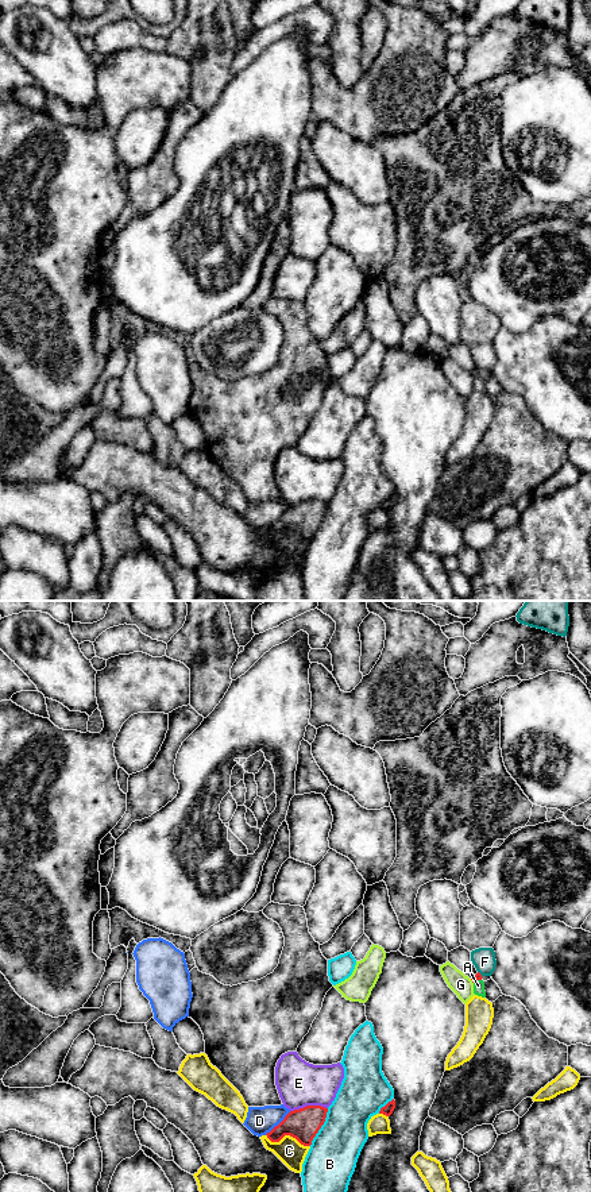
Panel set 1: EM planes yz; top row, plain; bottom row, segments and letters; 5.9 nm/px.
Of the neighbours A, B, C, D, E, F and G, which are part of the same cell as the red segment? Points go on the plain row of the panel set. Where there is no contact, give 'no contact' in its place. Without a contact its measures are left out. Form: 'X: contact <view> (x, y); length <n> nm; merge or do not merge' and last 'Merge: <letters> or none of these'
A: contact yz (476, 375); length 50 nm; merge
B: contact yz (320, 523); length 260 nm; do not merge
C: contact yz (288, 529); length 280 nm; do not merge
D: contact yz (278, 520); length 220 nm; do not merge
E: contact yz (308, 501); length 220 nm; do not merge
F: contact yz (479, 369); length 40 nm; do not merge
G: contact yz (472, 377); length 40 nm; do not merge
Merge: A

